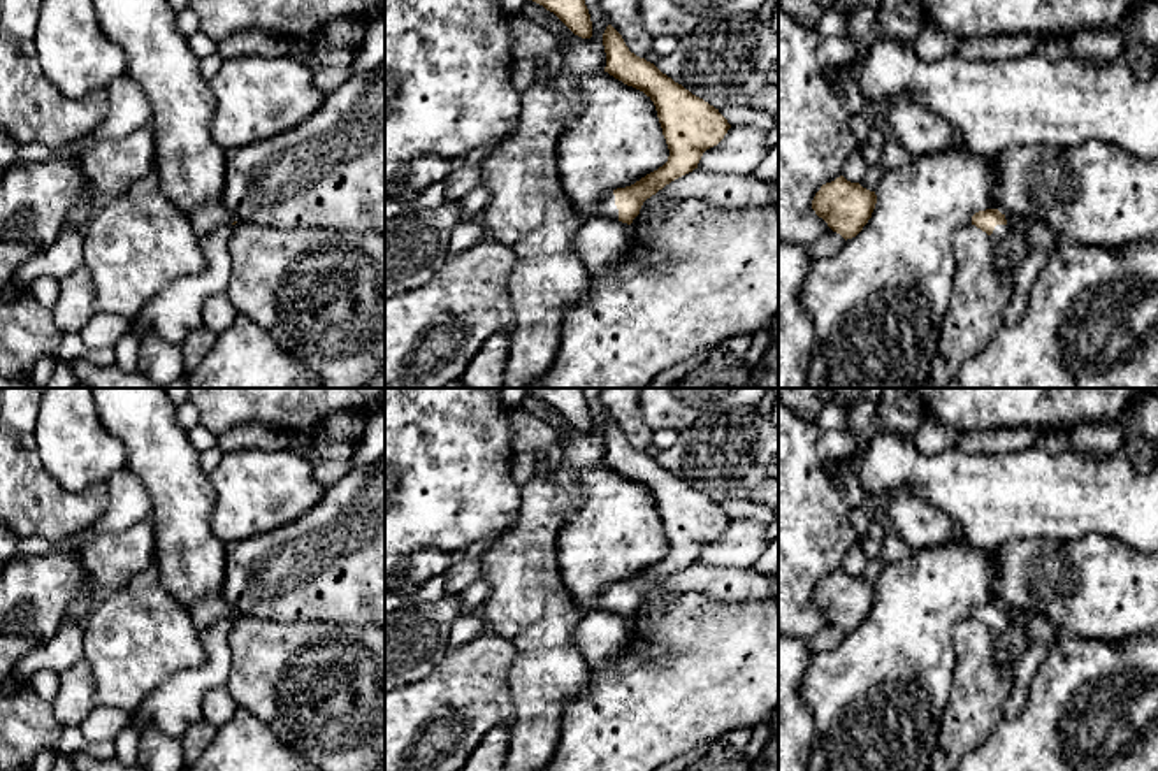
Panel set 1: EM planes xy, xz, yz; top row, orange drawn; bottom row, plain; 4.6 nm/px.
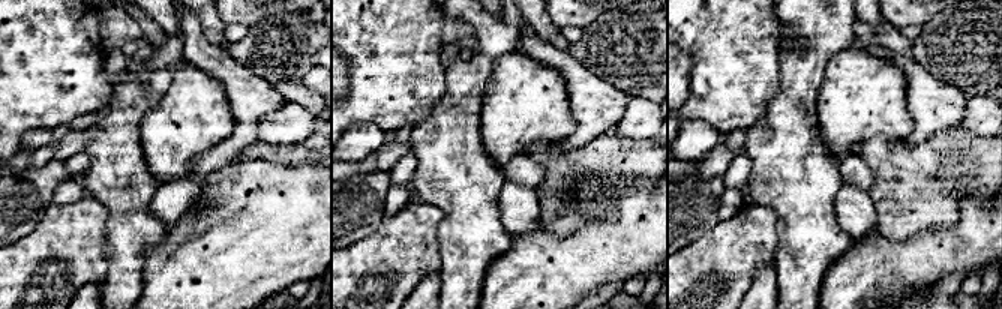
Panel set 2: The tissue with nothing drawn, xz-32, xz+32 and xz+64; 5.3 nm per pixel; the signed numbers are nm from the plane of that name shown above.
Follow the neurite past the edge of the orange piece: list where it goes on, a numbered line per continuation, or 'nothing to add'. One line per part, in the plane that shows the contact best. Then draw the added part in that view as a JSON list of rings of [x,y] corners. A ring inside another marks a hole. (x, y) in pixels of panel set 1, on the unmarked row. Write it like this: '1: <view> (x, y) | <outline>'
1: xz (607, 601) | [[[608,585],[608,587],[604,587],[601,590],[601,595],[592,604],[592,609],[619,615],[619,602],[615,599],[615,588],[613,588],[613,585]]]

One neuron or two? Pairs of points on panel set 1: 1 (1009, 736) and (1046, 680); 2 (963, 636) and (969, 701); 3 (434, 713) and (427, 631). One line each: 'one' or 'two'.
1: one
2: one
3: two

